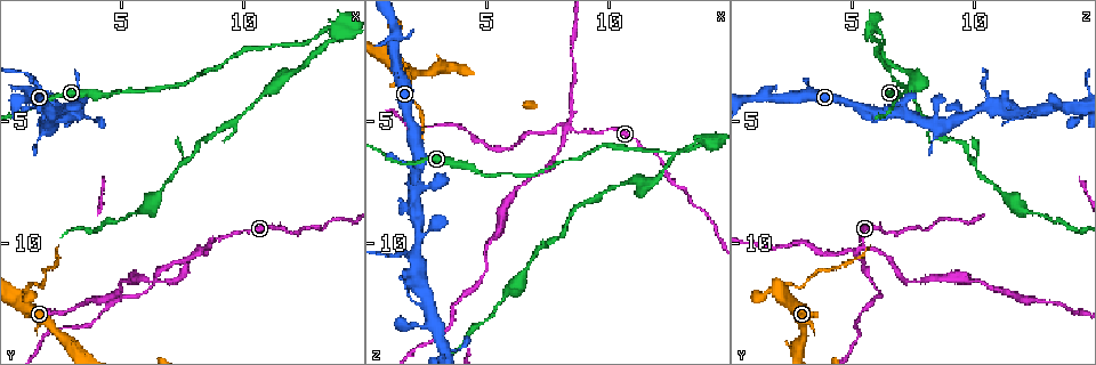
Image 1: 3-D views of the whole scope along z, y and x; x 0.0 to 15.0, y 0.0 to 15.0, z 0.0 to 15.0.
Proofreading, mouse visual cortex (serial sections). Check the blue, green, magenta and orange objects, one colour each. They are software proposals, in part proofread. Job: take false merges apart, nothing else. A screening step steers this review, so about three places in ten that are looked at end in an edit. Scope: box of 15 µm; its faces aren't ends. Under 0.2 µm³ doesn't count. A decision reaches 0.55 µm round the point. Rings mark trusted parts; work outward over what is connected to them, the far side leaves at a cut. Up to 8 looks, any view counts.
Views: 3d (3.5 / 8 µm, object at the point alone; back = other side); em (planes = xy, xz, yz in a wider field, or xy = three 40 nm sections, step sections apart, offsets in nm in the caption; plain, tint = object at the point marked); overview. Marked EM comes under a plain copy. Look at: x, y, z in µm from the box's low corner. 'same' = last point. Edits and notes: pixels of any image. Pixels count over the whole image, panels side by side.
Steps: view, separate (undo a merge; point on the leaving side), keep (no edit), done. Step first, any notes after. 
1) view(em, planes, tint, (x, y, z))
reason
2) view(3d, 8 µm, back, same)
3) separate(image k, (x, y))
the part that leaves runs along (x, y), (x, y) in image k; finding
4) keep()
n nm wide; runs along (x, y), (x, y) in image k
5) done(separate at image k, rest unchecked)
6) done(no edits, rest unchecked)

view(3d, 3.5 µm, back, (8.3, 10.1, 5.3))
sharp bend

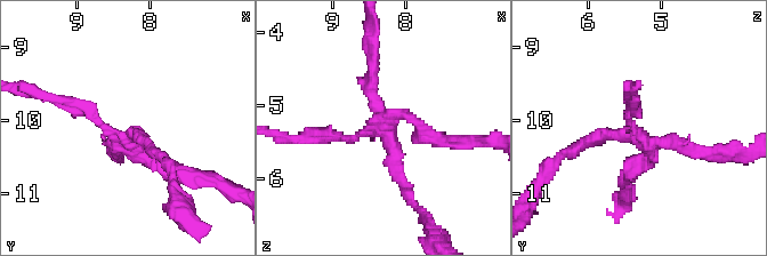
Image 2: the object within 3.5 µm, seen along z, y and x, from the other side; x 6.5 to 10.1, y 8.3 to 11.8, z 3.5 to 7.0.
view(em, xy, step 3, tint, (8.40, 10.20, 5.30))
4 arms; arms of 150, 200, 200, 200 nm

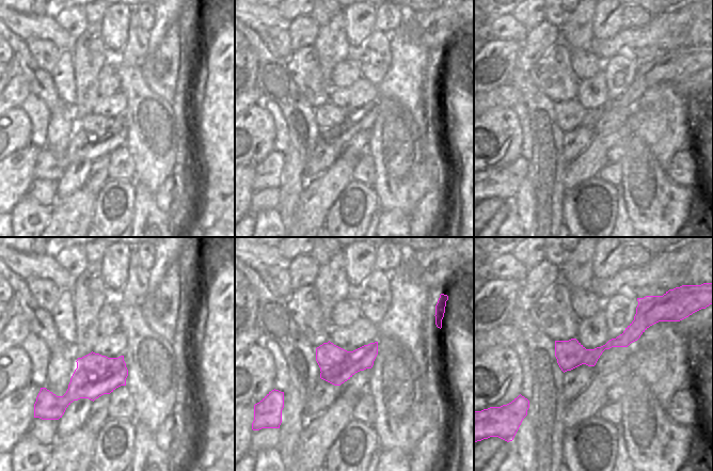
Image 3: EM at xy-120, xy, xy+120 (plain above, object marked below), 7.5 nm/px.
separate(image 2, (692, 148))
border along (125, 365), (103, 374), (77, 369) in image 3; a second cell is stuck on

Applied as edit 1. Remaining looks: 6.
view(overview)

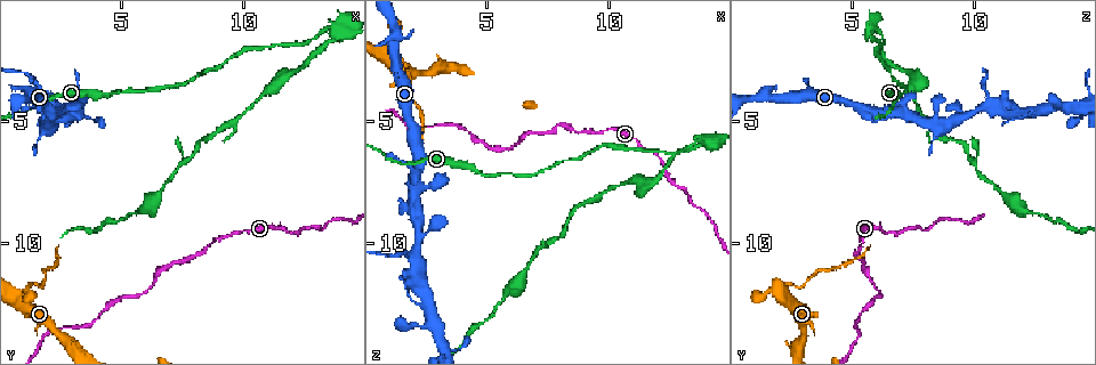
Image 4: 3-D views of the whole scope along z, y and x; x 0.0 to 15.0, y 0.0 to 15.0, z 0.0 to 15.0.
view(3d, 3.5 µm, (14.0, 1.2, 5.7))
arms run side by side

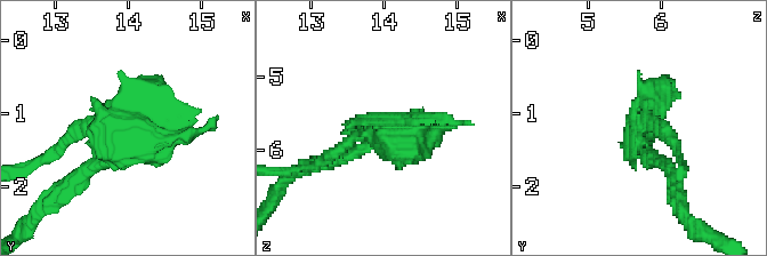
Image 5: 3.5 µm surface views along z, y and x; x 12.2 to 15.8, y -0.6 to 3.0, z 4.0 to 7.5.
view(em, xy, step 3, tint, (14.00, 1.20, 5.70))
shape alone is not enough

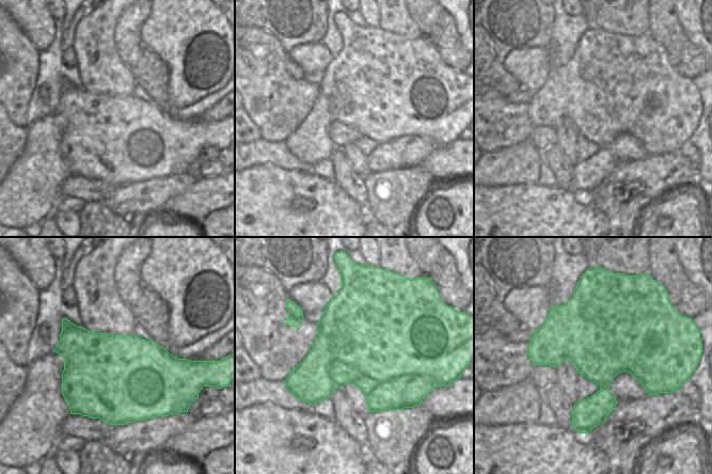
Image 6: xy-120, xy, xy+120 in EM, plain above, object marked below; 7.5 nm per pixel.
separate(image 5, (352, 153))
border along (427, 379), (414, 400), (385, 401) in image 6; a second cell is stuck on

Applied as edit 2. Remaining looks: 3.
view(3d, 3.5 µm, back, (2.1, 4.4, 10.4))
three-way junction

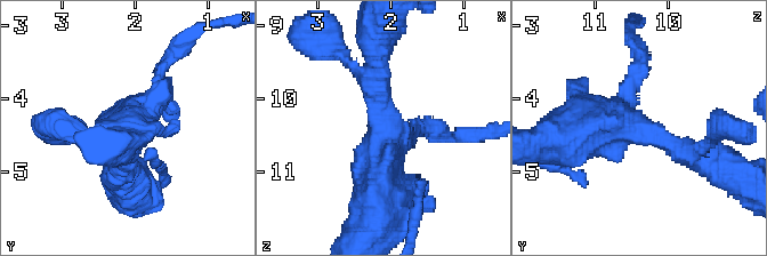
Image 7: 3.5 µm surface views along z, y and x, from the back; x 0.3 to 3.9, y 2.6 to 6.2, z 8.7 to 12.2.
view(em, xy, step 5, tint, (2.10, 4.45, 10.40))
shape alone is not enough

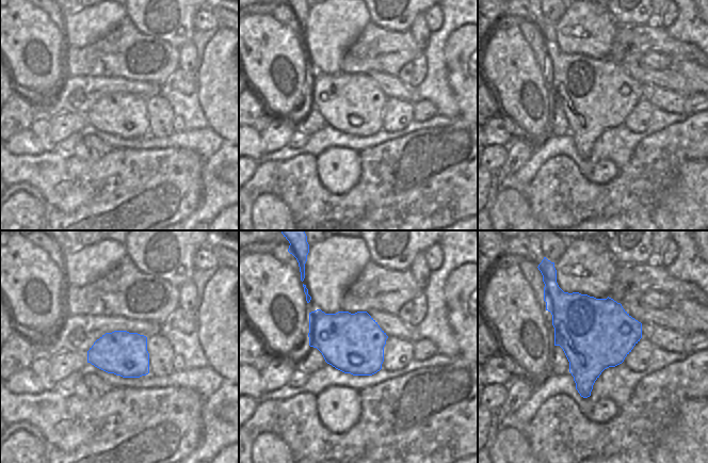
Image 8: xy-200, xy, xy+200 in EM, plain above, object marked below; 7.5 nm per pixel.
keep()
runs along (687, 156), (622, 124), (547, 141) in image 7; continuous, no second cell

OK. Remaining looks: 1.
done(separate at image 2, separate at image 5, rest unchecked)

